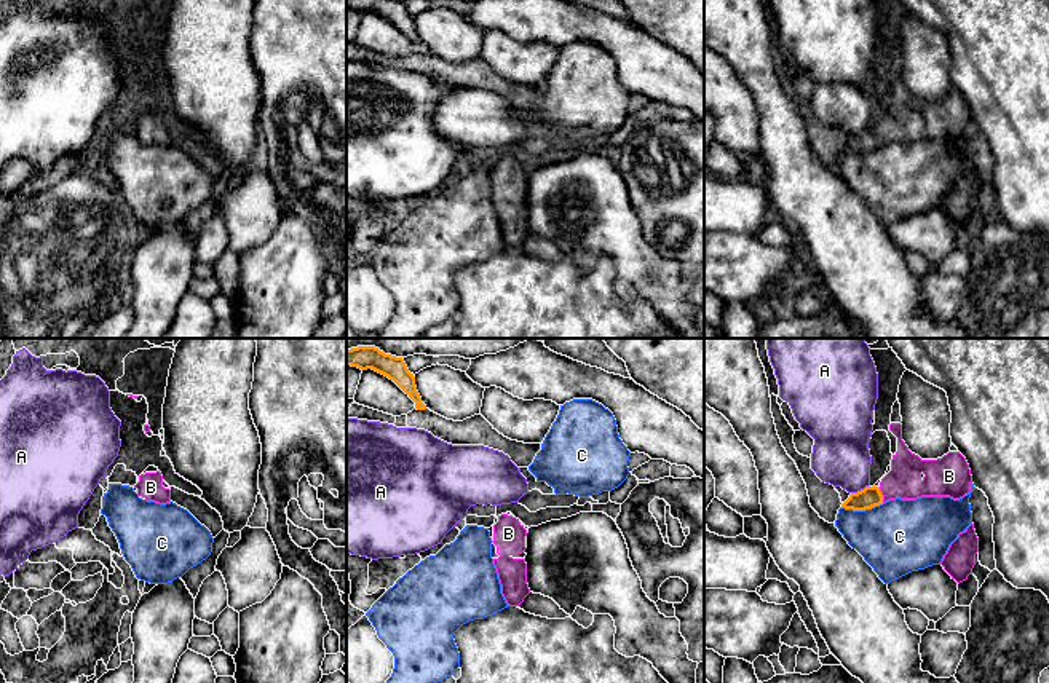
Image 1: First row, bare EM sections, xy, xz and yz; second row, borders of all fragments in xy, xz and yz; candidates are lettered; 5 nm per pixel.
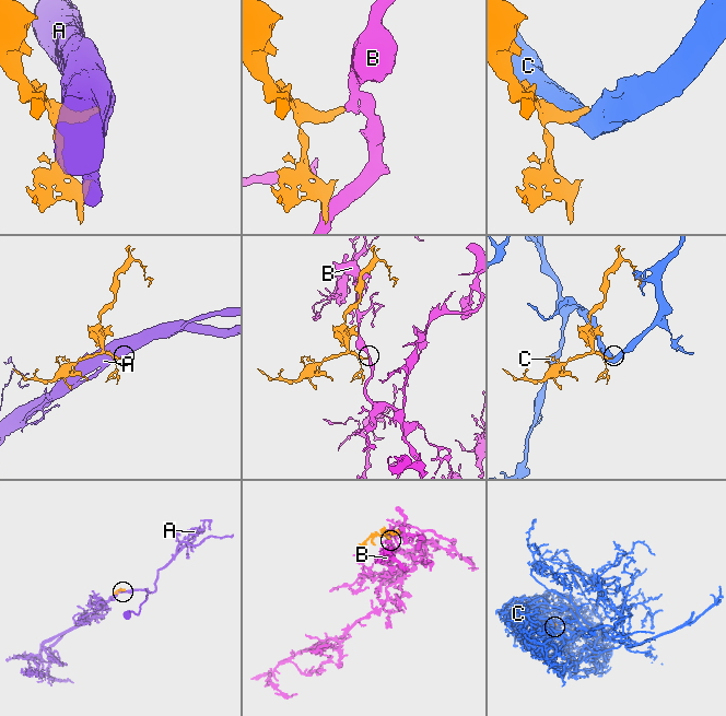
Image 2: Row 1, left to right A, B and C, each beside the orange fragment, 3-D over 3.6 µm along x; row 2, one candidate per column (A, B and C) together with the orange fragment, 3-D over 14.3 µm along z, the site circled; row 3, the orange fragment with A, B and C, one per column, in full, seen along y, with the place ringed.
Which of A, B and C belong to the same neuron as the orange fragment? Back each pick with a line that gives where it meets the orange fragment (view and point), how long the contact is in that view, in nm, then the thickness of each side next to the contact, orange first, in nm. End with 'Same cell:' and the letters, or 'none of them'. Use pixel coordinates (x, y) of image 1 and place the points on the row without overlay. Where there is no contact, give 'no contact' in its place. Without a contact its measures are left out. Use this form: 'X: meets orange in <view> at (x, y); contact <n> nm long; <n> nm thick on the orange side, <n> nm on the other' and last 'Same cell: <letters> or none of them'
B: meets orange in yz at (882, 138); contact 80 nm long; 110 nm thick on the orange side, 180 nm on the other
Same cell: B

